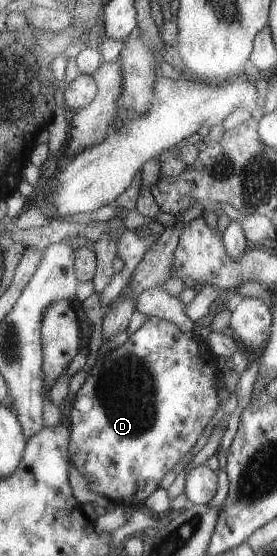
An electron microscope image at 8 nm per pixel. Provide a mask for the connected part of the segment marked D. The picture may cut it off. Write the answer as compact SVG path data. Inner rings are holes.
M147 317L145 322L138 328L128 339L116 349L100 355L83 383L82 387L77 391L73 408L71 409L70 421L72 421L73 435L71 436L71 459L72 465L78 469L82 477L85 478L89 489L94 493L99 493L115 505L124 505L128 508L136 504L146 501L146 497L158 487L158 481L162 479L162 475L172 469L172 465L186 453L190 451L190 447L196 443L196 439L200 437L202 429L208 425L208 421L212 419L212 415L216 413L216 365L214 361L210 361L210 351L204 347L202 341L192 339L190 334L180 331L180 328L171 321L161 320L157 317Z

